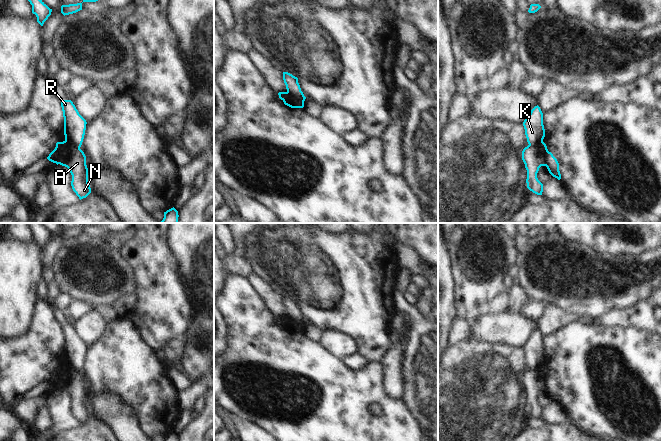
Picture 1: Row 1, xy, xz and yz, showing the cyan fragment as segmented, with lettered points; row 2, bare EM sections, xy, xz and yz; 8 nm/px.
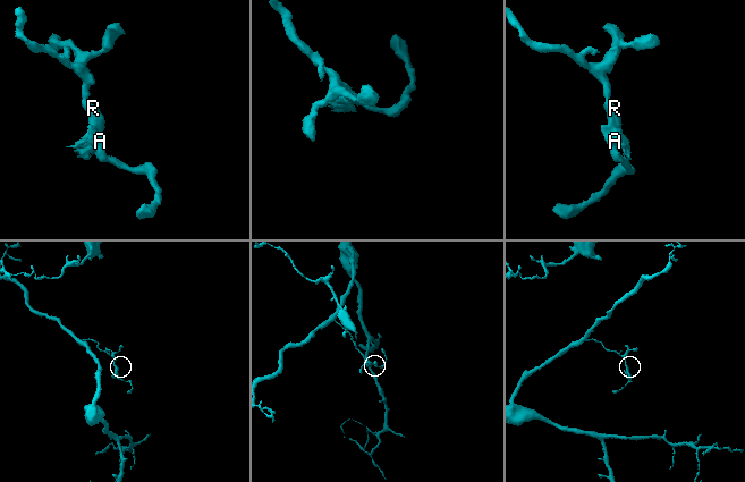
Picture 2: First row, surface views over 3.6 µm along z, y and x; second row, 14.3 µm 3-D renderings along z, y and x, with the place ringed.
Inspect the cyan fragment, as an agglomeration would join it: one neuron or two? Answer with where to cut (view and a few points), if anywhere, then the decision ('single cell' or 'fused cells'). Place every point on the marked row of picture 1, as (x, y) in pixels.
cut xy (65, 140), (79, 148); fused cells

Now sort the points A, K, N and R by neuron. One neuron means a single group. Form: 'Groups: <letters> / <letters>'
Groups: A N / K R

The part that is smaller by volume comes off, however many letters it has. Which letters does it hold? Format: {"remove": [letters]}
{"remove": ["A", "N"]}

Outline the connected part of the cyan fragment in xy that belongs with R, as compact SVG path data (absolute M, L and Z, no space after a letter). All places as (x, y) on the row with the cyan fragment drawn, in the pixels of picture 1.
M61 100L64 117L65 141L70 145L80 148L86 130L86 120L79 114L71 100Z

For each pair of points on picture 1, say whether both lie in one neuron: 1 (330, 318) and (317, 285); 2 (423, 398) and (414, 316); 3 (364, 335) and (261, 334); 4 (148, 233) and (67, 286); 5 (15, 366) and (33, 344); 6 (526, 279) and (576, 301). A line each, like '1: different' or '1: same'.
1: same
2: same
3: different
4: different
5: same
6: same

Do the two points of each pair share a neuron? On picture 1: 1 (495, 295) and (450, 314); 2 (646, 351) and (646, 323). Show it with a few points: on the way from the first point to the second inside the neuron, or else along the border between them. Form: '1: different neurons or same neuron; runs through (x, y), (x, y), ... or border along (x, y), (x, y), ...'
1: different neurons; border along (454, 289), (454, 308), (458, 316)
2: different neurons; border along (623, 327), (630, 326), (651, 332)

